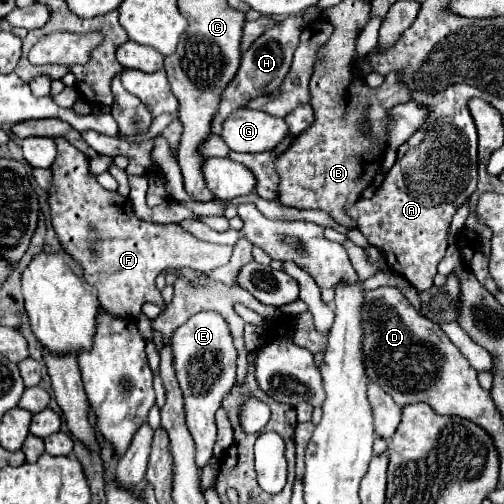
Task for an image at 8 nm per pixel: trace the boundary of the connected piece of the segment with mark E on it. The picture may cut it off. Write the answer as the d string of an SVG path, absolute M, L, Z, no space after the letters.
M198 312L186 324L182 324L172 336L176 376L186 402L186 422L194 438L197 466L202 469L210 463L216 442L214 414L220 408L222 398L230 392L236 382L236 346L232 342L230 328L218 312Z

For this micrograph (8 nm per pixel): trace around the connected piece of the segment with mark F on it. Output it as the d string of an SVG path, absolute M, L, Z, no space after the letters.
M54 138L54 142L58 148L58 154L56 154L54 164L50 166L52 182L50 182L50 190L48 190L52 226L62 242L62 248L82 264L86 282L98 290L98 302L100 302L100 306L108 308L108 312L116 312L116 316L136 318L138 310L142 310L142 304L146 304L146 302L164 306L160 290L156 288L156 282L154 282L156 276L164 268L192 268L198 272L210 272L214 268L224 266L230 260L232 246L200 242L192 234L184 232L178 224L164 226L164 224L140 220L134 214L128 198L124 198L118 192L110 192L98 184L96 176L90 172L88 158L80 150L76 150L64 138Z

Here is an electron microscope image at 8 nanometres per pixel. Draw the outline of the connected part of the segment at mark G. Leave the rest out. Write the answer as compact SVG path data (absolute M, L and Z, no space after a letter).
M242 108L222 124L222 140L234 152L274 150L284 136L288 136L284 120L260 110Z

